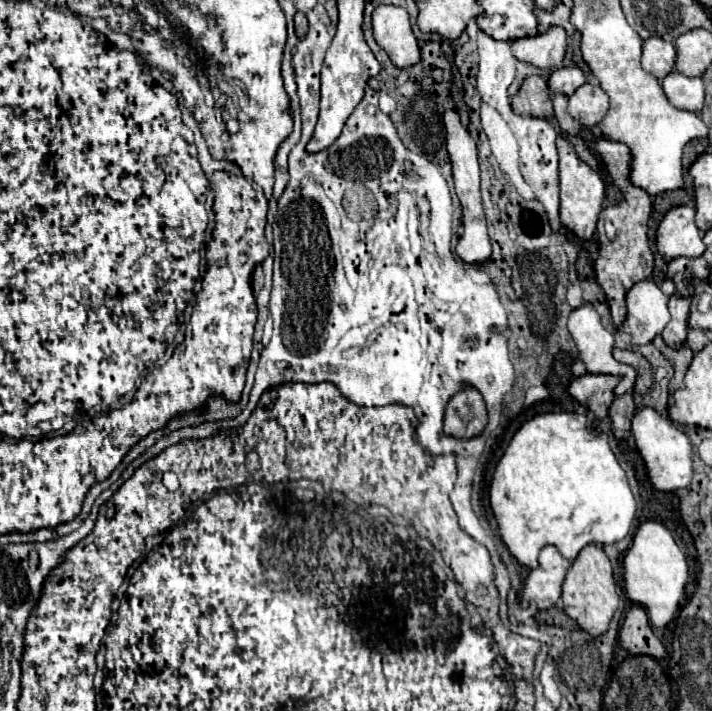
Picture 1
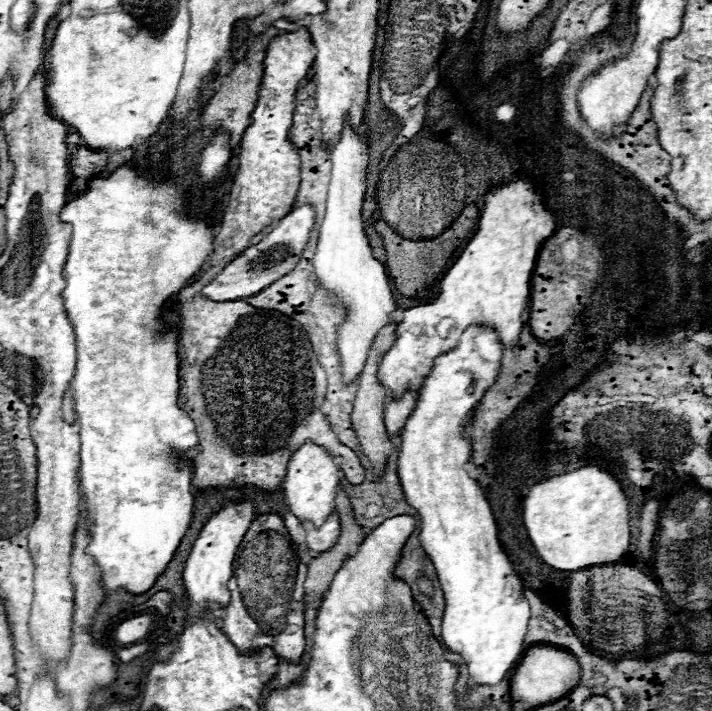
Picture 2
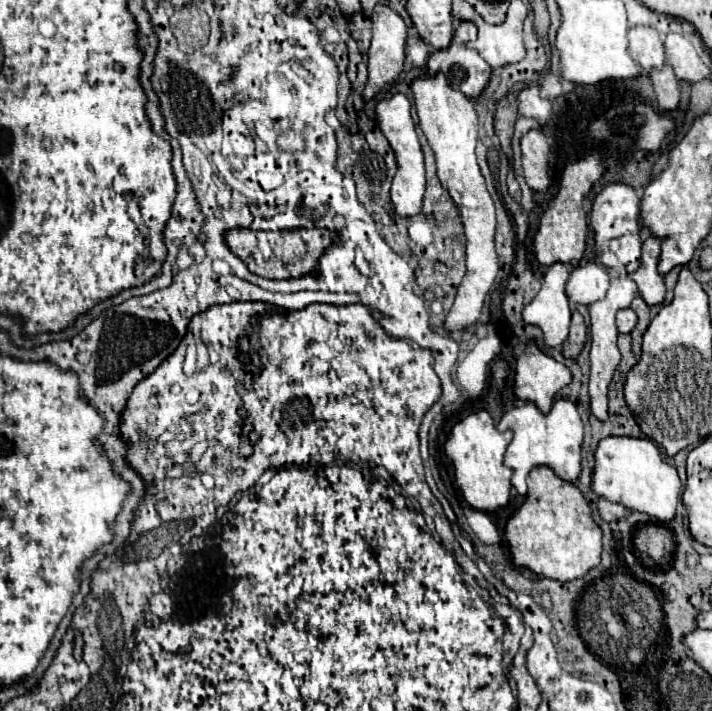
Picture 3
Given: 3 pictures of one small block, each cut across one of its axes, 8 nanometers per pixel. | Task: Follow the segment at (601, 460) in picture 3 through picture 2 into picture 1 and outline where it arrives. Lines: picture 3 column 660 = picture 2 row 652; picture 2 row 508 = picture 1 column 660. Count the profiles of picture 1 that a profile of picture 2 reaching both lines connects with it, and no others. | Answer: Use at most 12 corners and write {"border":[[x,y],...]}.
{"border":[[652,408],[632,418],[656,490],[692,482],[692,444]]}

